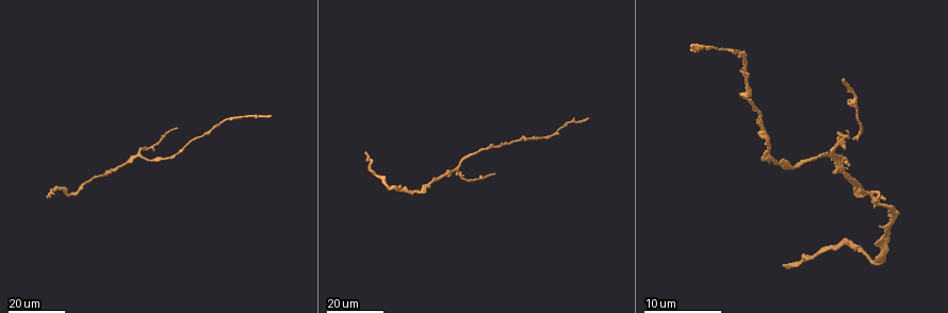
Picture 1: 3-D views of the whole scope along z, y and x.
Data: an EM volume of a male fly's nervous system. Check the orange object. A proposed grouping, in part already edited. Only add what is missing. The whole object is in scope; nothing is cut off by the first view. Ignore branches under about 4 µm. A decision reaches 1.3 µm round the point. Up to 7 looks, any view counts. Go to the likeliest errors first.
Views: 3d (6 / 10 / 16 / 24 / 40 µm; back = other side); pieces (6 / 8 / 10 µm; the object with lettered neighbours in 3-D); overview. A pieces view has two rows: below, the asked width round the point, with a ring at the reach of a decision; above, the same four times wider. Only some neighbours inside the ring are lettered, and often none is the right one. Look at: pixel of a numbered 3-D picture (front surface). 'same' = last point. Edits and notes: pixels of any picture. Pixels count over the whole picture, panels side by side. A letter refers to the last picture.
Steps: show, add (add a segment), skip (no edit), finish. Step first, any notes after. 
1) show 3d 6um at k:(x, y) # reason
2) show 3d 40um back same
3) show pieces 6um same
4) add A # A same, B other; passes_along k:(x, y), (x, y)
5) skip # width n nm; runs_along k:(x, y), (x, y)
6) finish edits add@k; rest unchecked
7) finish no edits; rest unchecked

show 3d 24um at 1:(841, 82) # long arm stops here

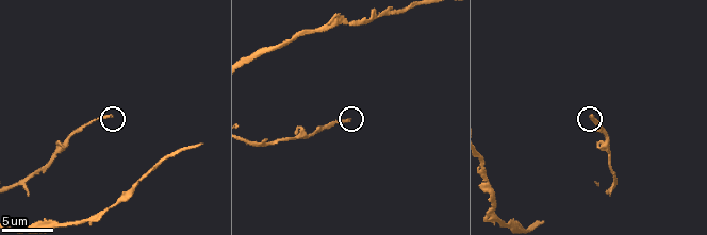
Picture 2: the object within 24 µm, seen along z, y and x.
show pieces 8um at 2:(349, 121)

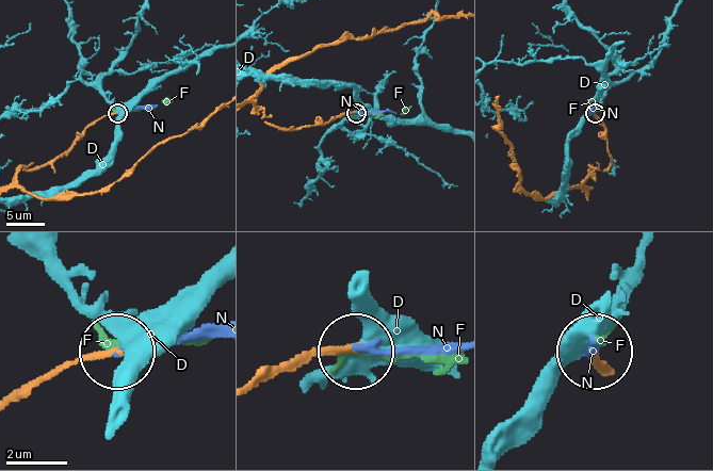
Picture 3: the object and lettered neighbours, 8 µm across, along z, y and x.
add N # width 190 nm; D other, F other, N same; it goes on there

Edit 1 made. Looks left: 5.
show 3d 24um at 1:(588, 118) # an open end

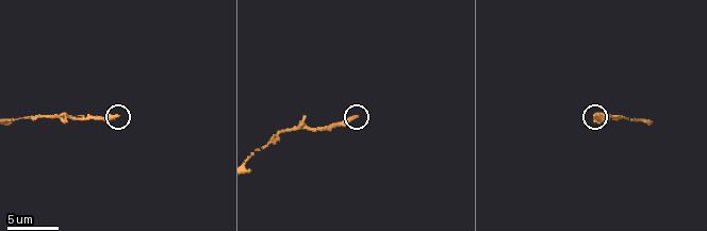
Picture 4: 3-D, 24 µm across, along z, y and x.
show pieces 8um at 4:(117, 116)

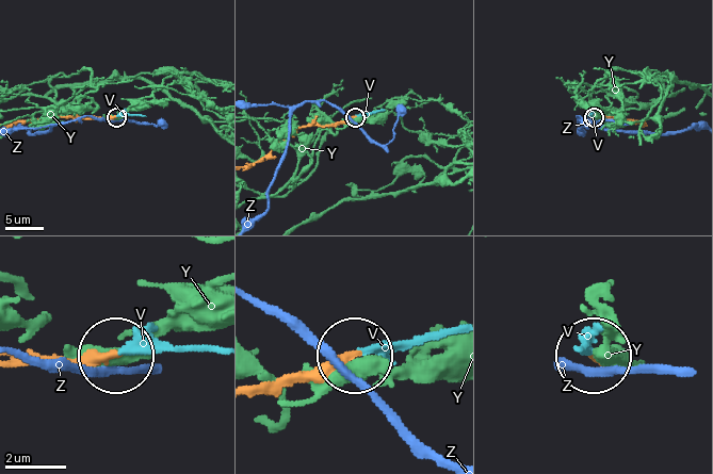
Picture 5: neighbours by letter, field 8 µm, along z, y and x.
add V # V same, Y other, Z other; passes_along 5:(335, 126), (384, 109); it goes on there

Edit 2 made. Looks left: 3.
show overview

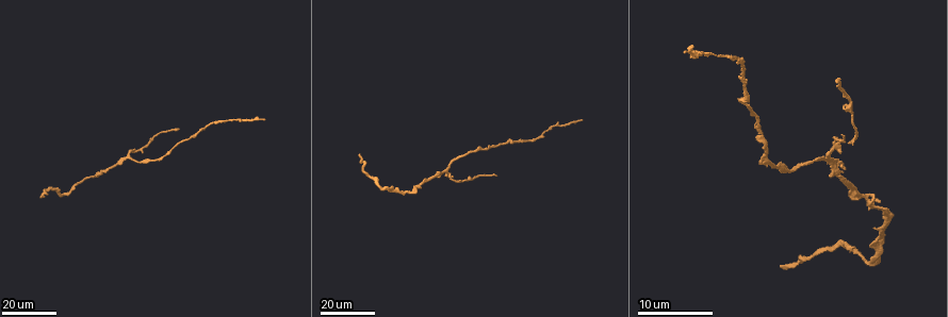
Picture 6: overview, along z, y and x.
show 3d 24um at 6:(39, 197) # an open end

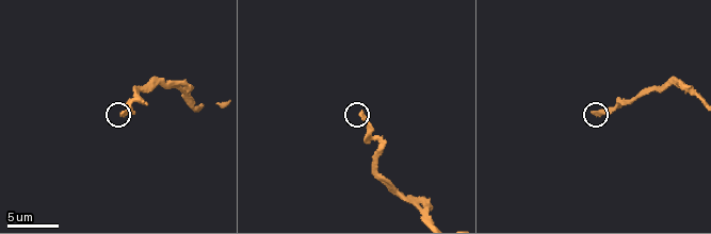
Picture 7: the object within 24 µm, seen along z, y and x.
show pieces 10um at 7:(362, 113)

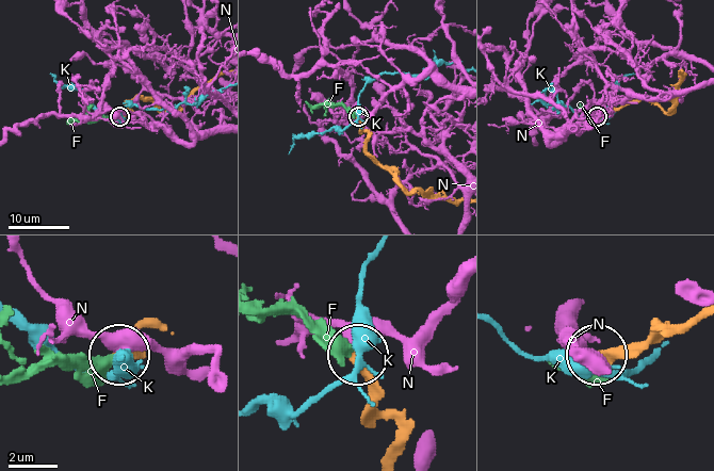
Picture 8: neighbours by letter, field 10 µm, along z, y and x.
add F # F same, K other, N other; the neuron continues

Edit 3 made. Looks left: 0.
finish edits add@3, add@5, add@8; rest unchecked

